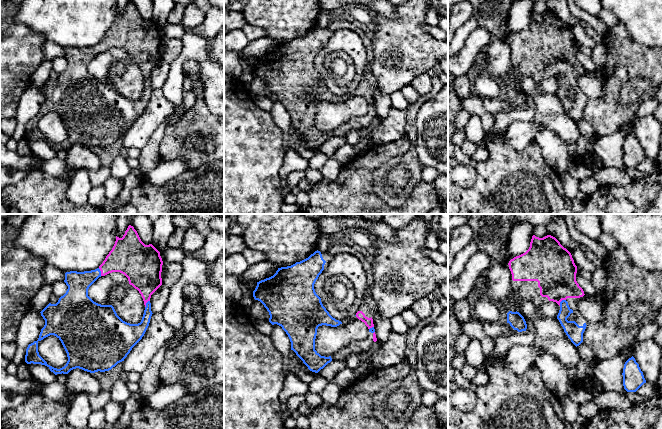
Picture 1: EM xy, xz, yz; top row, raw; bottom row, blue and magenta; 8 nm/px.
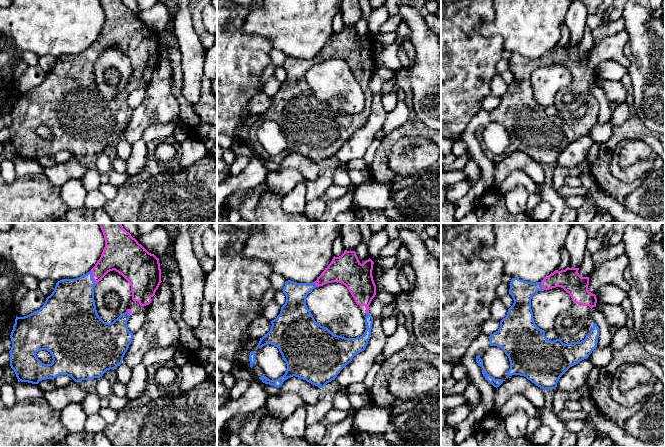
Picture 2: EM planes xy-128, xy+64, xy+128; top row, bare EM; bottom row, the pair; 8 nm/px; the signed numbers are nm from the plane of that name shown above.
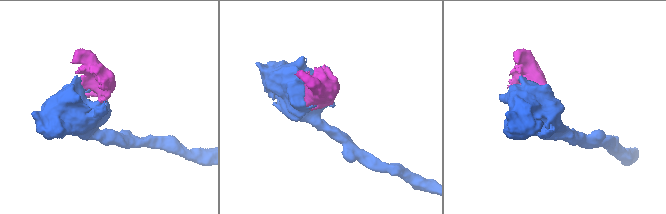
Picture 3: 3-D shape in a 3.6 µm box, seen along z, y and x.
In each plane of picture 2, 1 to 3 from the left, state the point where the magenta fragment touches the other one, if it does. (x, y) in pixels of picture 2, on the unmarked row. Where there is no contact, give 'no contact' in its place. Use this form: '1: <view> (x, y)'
1: xy-128 (91, 53)
2: xy+64 (315, 60)
3: xy+128 (541, 62)

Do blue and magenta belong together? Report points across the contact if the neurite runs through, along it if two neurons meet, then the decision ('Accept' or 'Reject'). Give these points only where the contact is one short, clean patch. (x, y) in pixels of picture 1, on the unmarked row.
Accept

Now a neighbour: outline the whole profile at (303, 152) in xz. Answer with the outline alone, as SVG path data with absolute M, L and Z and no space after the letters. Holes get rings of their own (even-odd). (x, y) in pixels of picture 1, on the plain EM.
M293 146L291 148L307 161L310 160L316 154L315 152L309 151L302 146Z

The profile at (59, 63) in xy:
M56 57L52 60L52 63L54 71L56 71L59 74L63 72L68 65L68 62L64 57Z

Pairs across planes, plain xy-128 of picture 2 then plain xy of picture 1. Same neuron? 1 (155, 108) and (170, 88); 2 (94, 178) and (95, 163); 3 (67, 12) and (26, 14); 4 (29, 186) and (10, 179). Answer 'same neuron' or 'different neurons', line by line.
1: different neurons
2: different neurons
3: same neuron
4: different neurons

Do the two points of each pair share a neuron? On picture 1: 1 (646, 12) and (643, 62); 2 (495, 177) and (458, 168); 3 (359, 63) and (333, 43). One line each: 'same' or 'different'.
1: different
2: different
3: same

